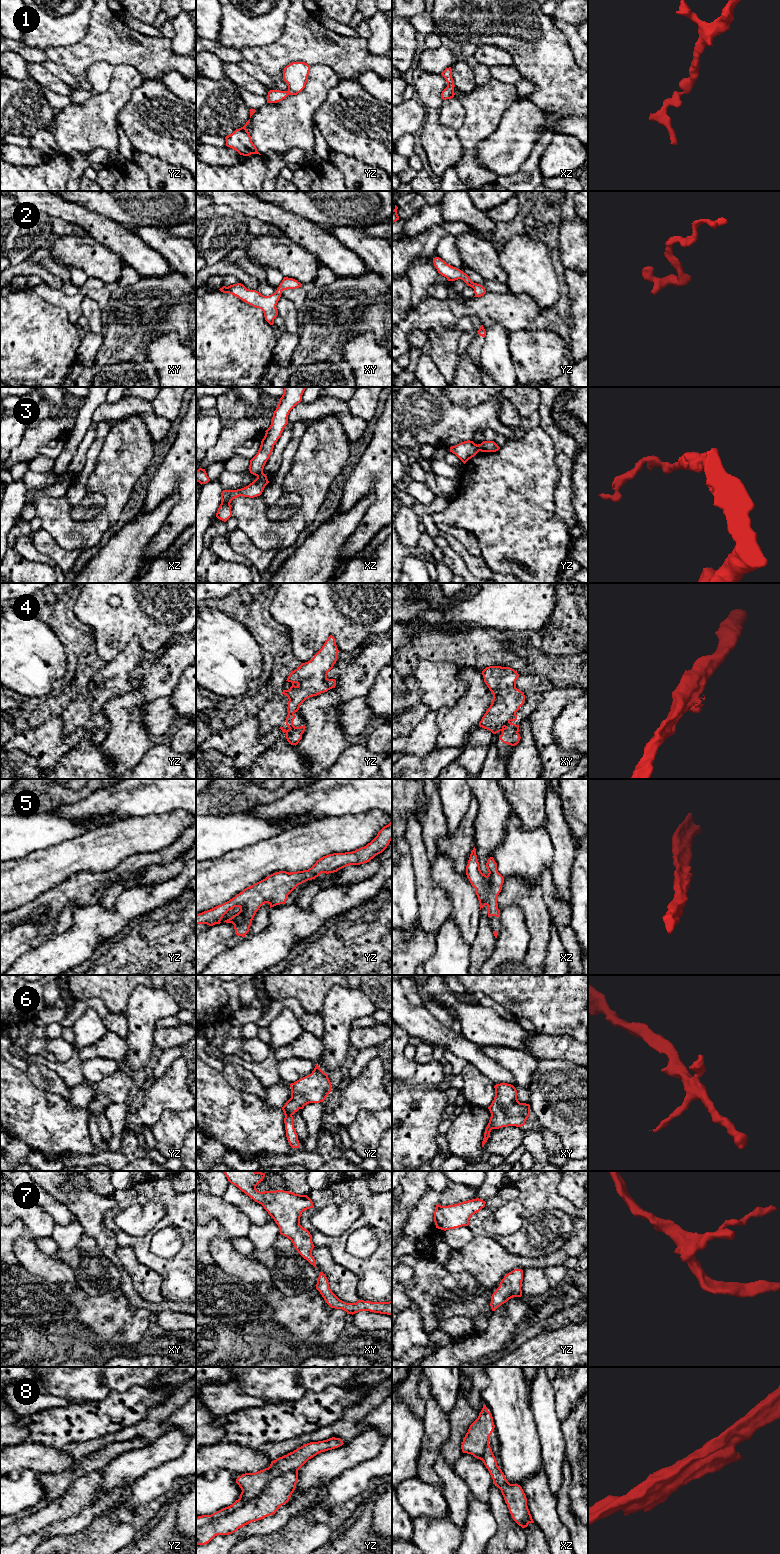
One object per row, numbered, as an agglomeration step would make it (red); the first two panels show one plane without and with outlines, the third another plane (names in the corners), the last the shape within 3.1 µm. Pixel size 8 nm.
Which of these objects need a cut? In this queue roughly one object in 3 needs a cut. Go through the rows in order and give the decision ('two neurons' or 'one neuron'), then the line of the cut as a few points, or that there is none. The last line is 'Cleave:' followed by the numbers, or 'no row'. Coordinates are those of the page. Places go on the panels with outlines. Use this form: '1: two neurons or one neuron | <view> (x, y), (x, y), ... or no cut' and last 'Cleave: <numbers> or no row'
1: one neuron | no cut
2: one neuron | no cut
3: two neurons | xz (262, 471), (257, 476)
4: two neurons | xy (515, 713), (500, 730)
5: one neuron | no cut
6: one neuron | no cut
7: one neuron | no cut
8: two neurons | yz (297, 1469), (275, 1477), (255, 1497), (196, 1531)
Cleave: 3, 4, 8

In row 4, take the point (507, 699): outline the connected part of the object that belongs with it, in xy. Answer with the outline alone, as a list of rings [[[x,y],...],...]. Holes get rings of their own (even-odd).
[[[489,666],[482,671],[482,675],[493,700],[479,726],[496,734],[524,704],[525,695],[516,688],[519,674],[510,667]]]

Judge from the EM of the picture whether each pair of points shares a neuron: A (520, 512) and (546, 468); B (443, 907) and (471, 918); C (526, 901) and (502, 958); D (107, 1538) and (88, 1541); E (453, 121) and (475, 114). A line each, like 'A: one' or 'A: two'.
A: one
B: two
C: two
D: one
E: two

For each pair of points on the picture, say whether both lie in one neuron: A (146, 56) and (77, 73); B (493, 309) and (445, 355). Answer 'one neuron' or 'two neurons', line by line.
A: one neuron
B: two neurons

